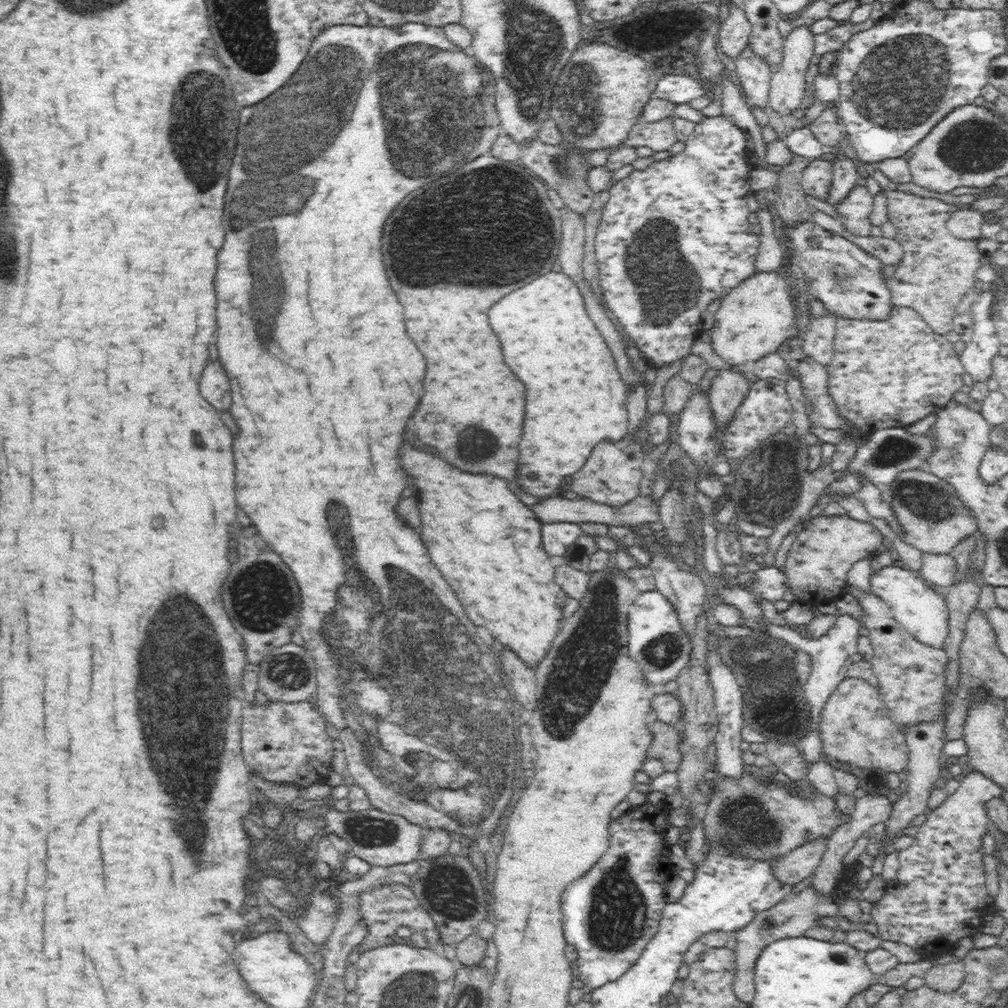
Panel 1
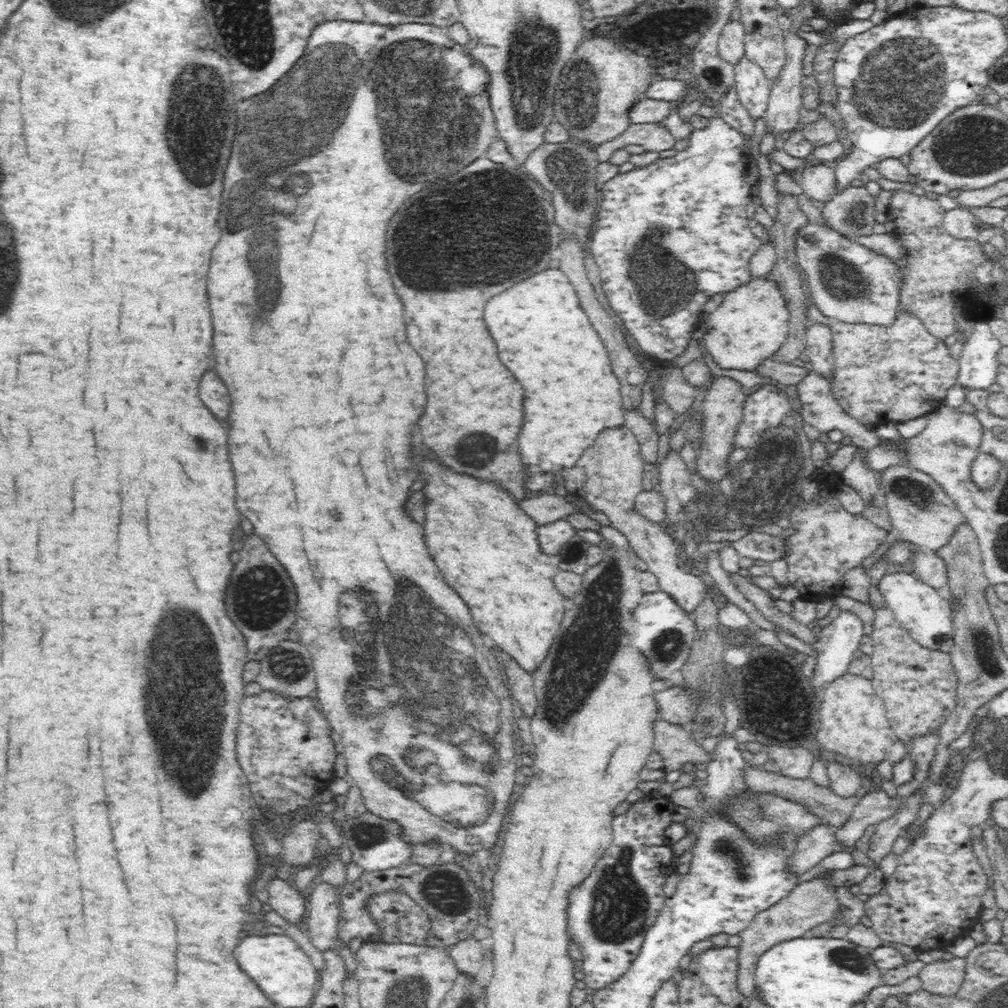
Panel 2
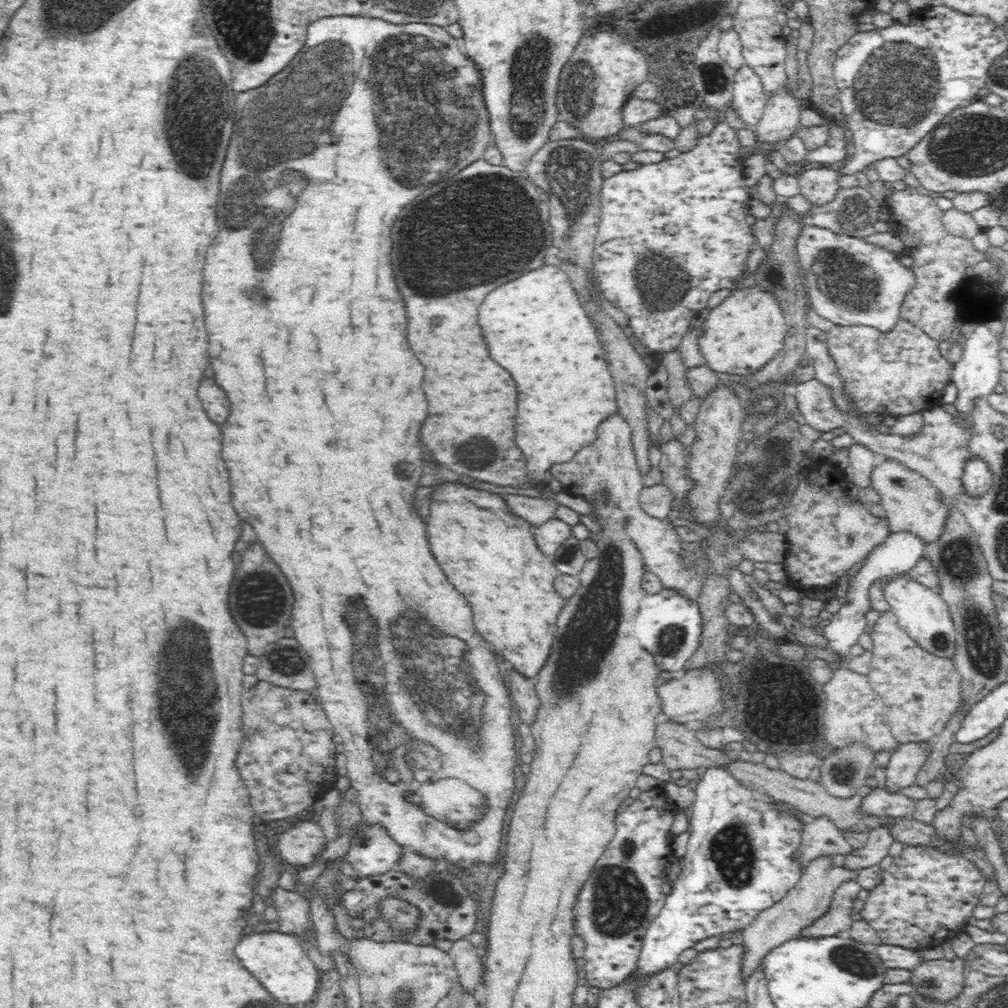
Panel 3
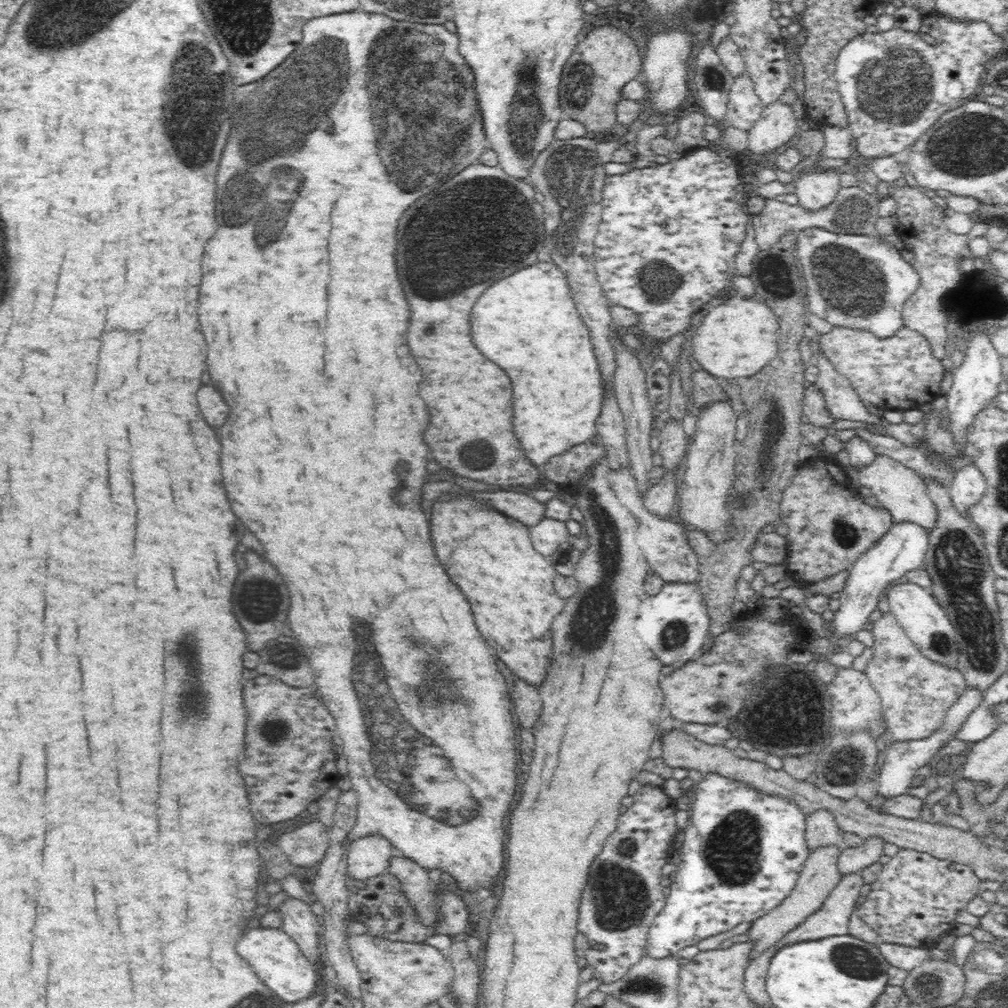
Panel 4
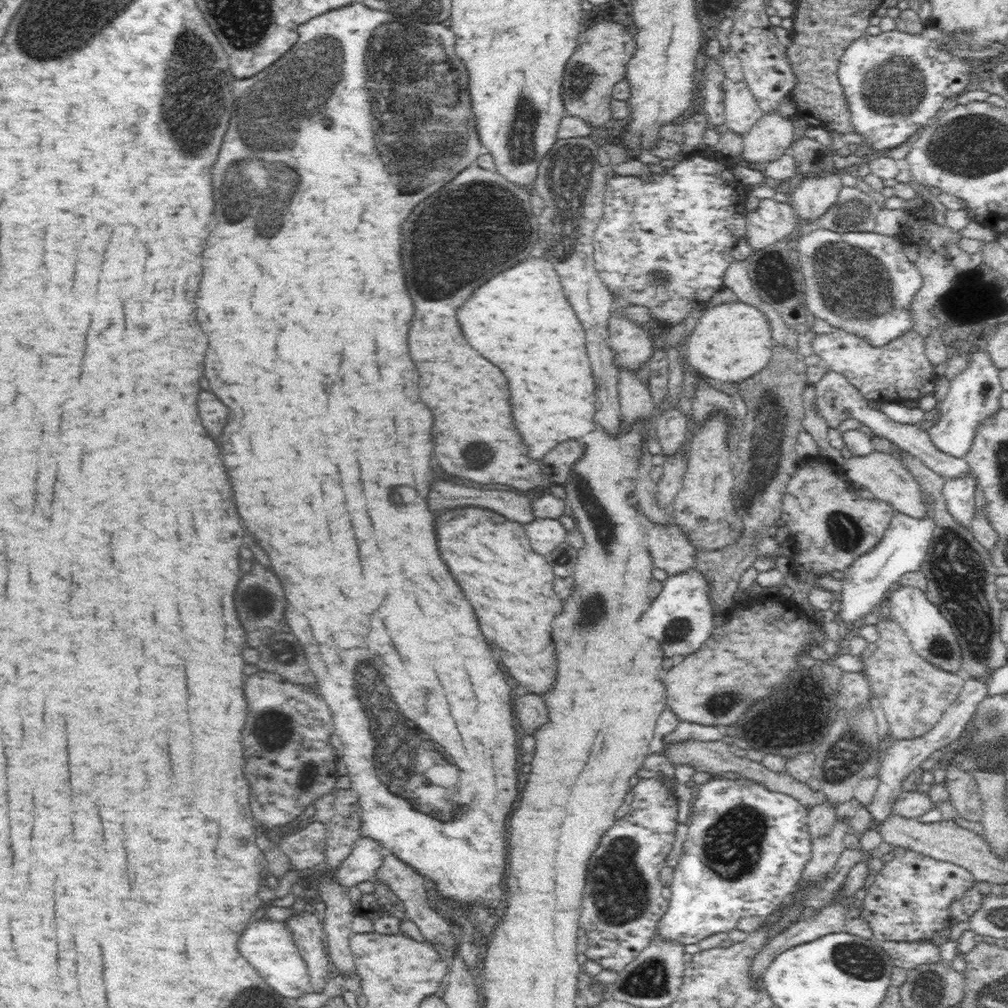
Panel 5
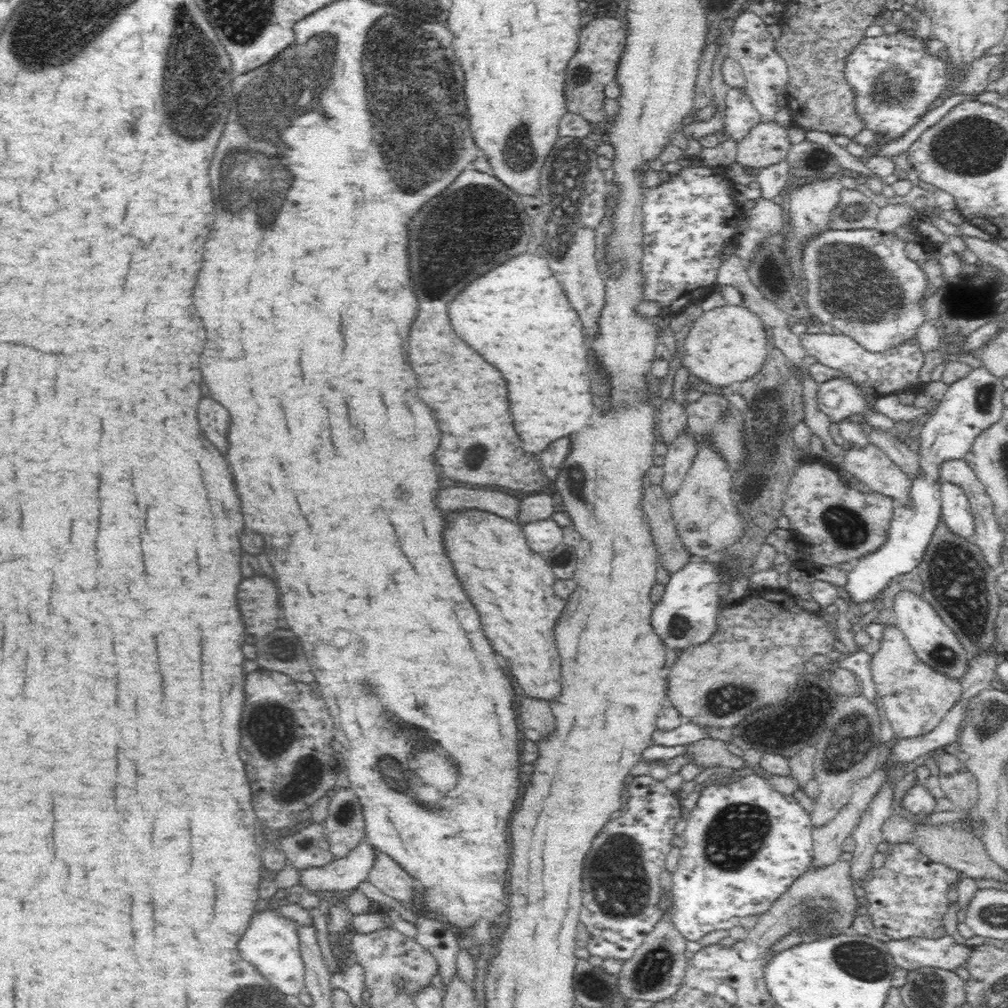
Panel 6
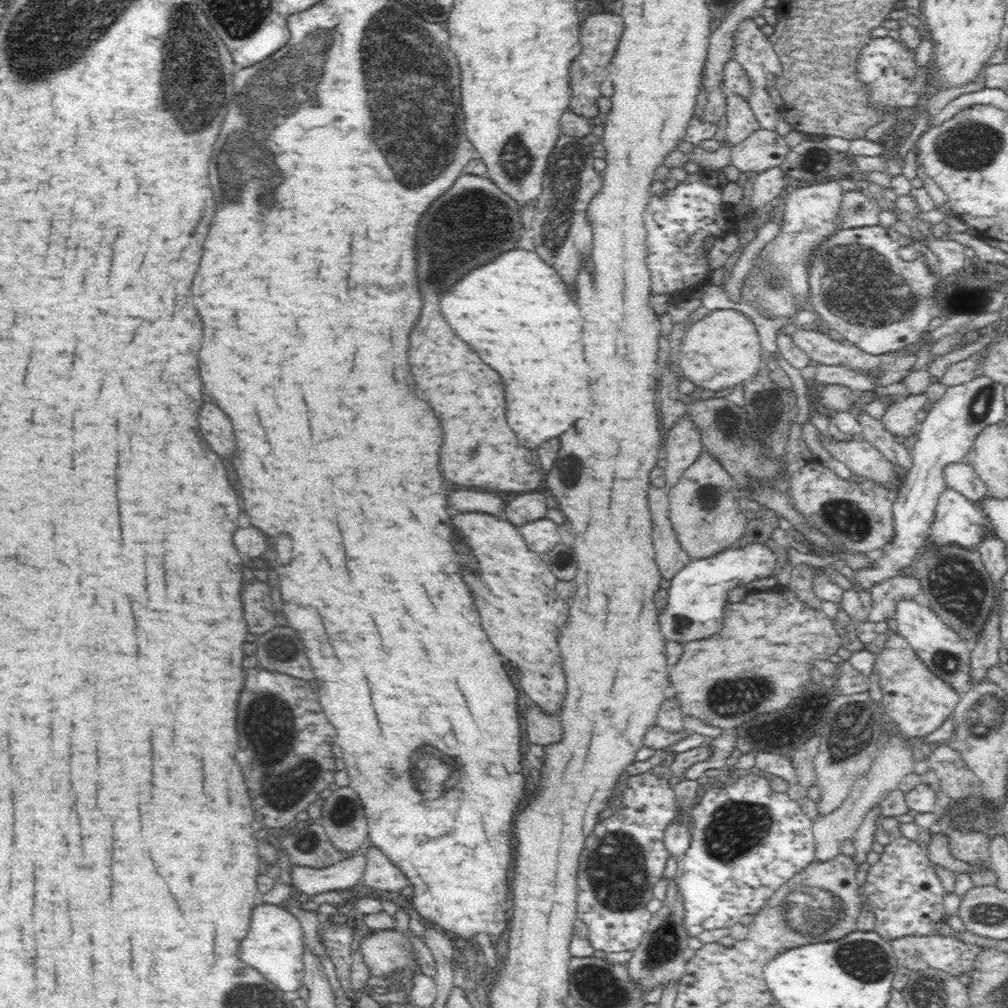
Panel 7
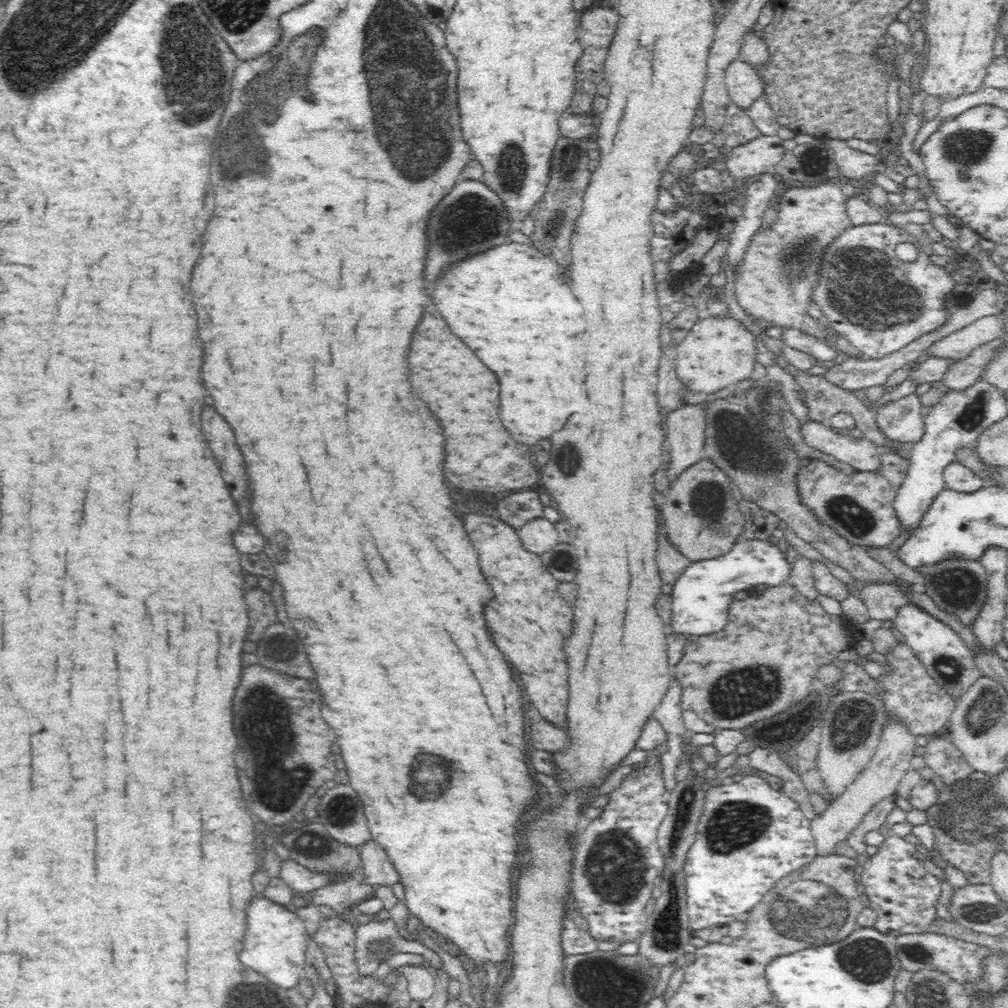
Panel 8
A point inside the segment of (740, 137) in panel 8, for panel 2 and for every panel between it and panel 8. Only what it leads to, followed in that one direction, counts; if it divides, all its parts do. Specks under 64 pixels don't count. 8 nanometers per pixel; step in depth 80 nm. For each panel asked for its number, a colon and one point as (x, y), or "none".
2: (752, 86)
3: (749, 100)
4: (744, 108)
5: (742, 110)
6: (740, 116)
7: (741, 121)

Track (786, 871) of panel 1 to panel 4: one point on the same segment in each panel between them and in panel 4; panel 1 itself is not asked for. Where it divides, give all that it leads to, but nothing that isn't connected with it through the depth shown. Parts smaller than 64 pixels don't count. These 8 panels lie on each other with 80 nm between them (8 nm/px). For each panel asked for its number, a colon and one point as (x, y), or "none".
2: (821, 841)
3: (820, 836)
4: (822, 830)

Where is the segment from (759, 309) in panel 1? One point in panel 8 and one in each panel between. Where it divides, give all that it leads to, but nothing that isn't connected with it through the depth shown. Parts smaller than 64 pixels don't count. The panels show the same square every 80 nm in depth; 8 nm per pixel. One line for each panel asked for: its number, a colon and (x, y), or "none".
2: (751, 325)
3: (747, 330)
4: (736, 339)
5: (730, 342)
6: (725, 346)
7: (722, 350)
8: (718, 352)

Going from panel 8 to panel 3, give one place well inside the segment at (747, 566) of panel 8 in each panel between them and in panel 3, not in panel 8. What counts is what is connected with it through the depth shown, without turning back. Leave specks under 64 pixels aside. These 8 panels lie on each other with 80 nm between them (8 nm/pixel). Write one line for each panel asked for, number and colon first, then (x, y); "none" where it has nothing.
3: (669, 625)
4: (674, 623)
5: (681, 620)
6: (687, 615)
7: (697, 595)

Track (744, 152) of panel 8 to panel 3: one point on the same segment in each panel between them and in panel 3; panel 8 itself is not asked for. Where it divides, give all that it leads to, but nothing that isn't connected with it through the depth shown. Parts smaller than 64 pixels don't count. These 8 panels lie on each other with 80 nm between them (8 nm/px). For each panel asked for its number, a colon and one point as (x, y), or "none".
3: (780, 120)
4: (777, 126)
5: (768, 139)
6: (767, 143)
7: (765, 148)

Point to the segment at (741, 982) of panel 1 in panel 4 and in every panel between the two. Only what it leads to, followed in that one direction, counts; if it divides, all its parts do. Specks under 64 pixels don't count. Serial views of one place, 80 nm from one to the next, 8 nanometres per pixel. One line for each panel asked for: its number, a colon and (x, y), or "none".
2: (811, 902)
3: (811, 897)
4: (820, 874)

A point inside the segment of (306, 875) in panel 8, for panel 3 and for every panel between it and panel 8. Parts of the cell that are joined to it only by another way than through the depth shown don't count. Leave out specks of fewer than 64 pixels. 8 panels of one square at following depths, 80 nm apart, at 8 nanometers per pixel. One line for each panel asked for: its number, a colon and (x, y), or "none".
3: (372, 851)
4: (368, 857)
5: (367, 855)
6: (344, 874)
7: (349, 871)

